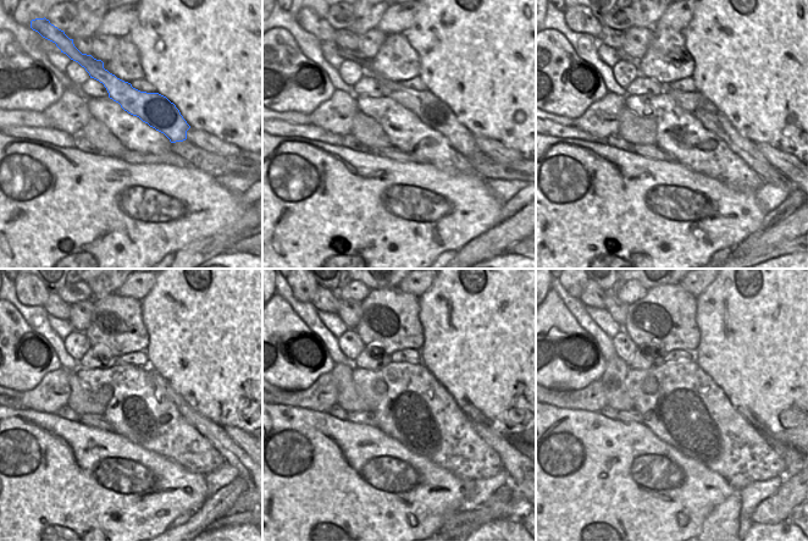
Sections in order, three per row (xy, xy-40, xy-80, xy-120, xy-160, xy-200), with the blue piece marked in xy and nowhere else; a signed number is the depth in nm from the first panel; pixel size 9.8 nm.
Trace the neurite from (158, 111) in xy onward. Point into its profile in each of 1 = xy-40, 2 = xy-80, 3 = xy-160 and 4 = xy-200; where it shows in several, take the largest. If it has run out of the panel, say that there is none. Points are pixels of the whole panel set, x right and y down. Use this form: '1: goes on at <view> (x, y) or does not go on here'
1: goes on at xy-40 (433, 112)
2: goes on at xy-80 (695, 103)
3: goes on at xy-160 (510, 457)
4: goes on at xy-200 (575, 293)

